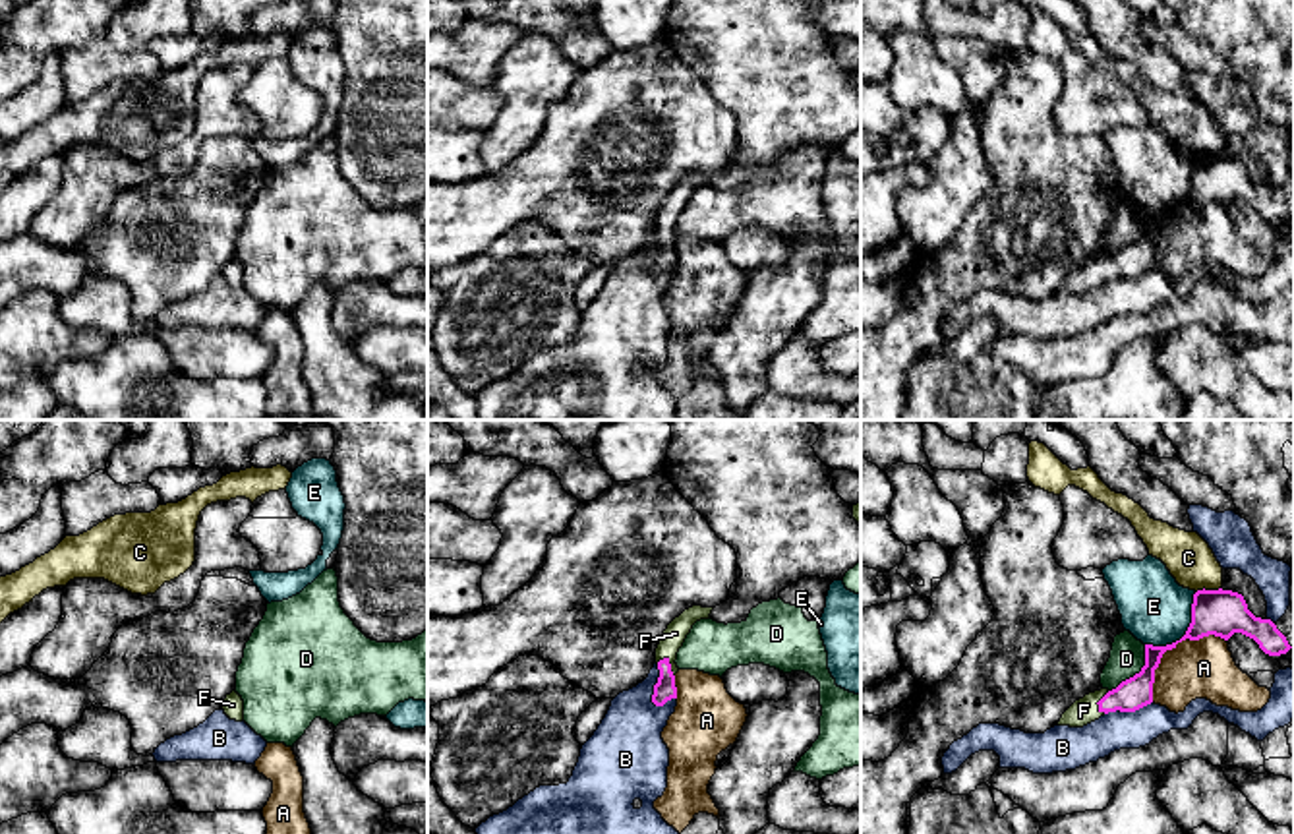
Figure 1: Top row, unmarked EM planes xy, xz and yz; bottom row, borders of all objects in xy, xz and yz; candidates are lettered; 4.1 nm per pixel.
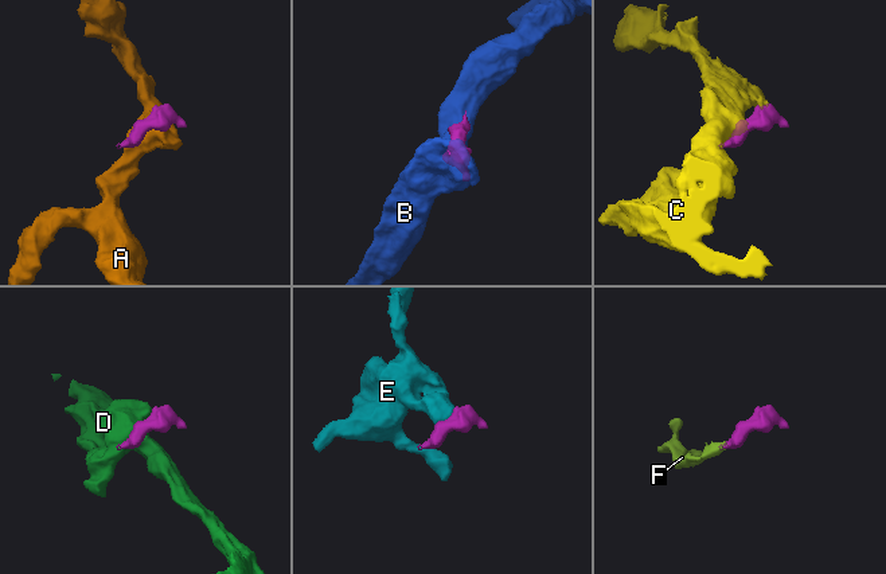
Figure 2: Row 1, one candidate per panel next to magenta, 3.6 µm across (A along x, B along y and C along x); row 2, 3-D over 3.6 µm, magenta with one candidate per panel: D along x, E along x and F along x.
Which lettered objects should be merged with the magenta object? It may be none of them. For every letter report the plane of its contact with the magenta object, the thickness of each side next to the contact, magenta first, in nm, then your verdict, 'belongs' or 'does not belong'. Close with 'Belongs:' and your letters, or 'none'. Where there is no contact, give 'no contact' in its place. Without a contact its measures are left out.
A: yz | 190/240 nm | does not belong
B: xz | 90/280 nm | does not belong
C: yz | 190/200 nm | does not belong
D: yz | 140/140 nm | does not belong
E: yz | 190/280 nm | does not belong
F: xz | 90/90 nm | belongs
Belongs: F

